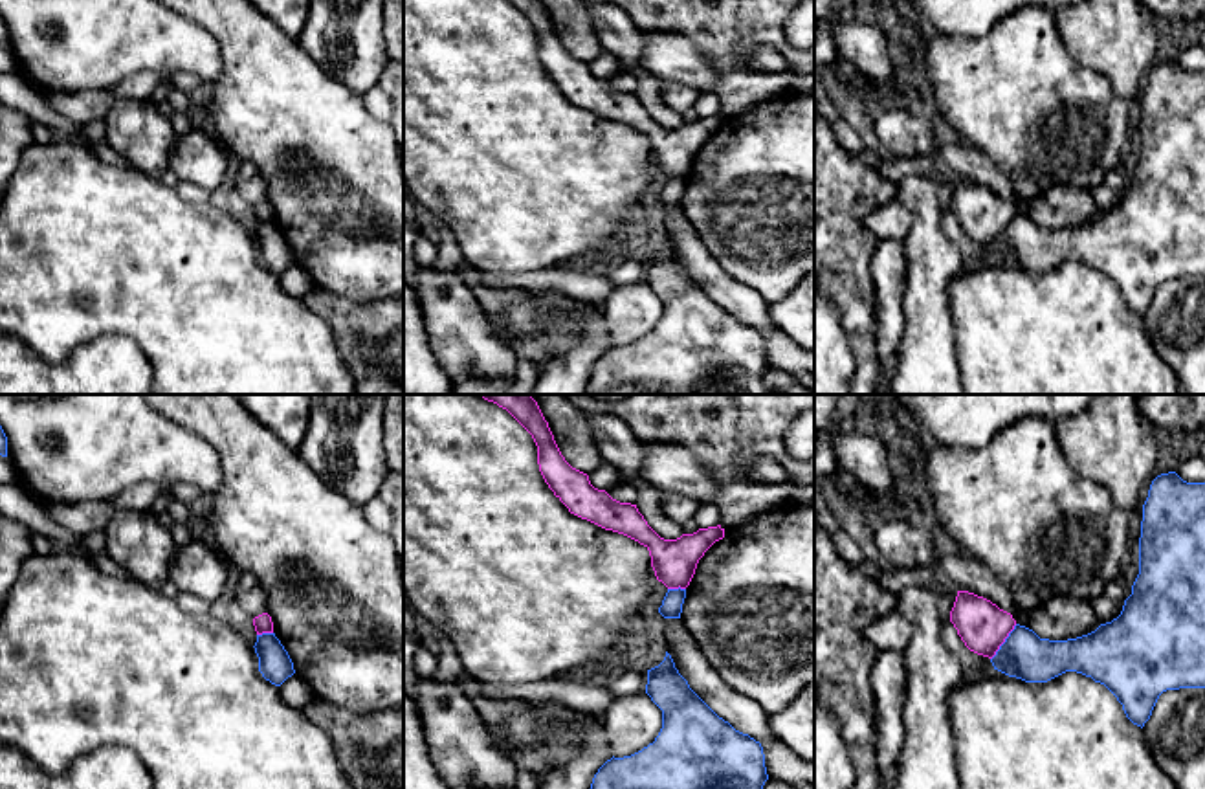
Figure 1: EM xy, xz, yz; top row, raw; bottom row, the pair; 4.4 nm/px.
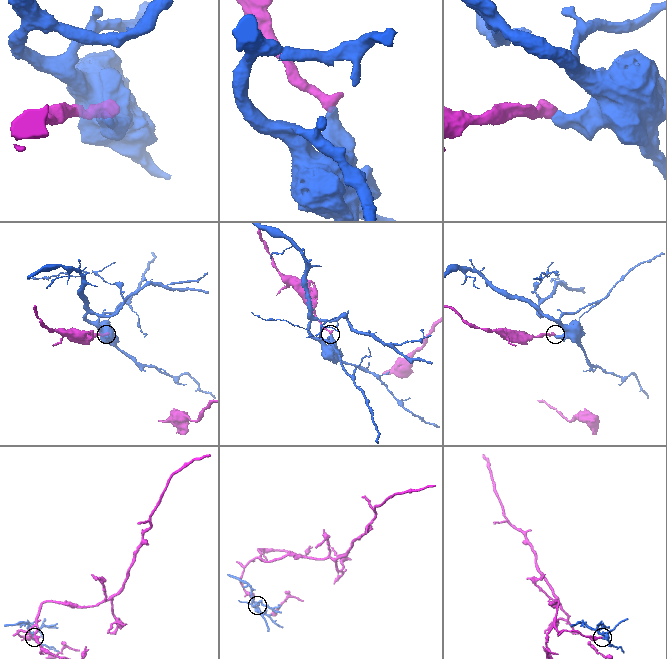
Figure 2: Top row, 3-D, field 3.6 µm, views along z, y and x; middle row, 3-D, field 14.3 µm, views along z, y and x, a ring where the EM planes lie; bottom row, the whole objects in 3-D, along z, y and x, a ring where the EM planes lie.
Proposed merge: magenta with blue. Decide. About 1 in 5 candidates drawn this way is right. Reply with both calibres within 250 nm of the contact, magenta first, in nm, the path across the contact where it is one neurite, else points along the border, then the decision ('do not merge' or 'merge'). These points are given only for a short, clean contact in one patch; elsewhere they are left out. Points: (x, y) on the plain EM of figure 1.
calibres 220 and 200 nm; border yz (1017, 213), (991, 248); do not merge

